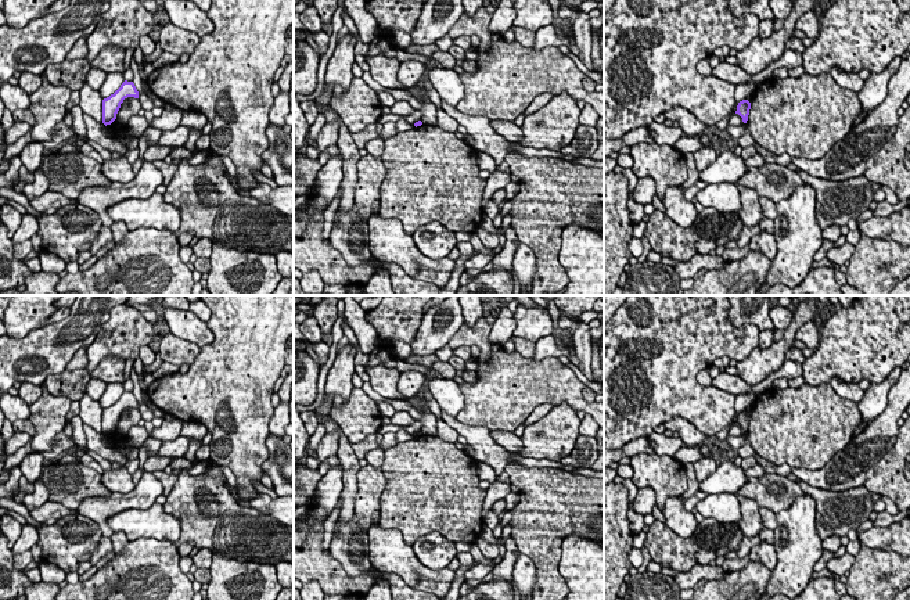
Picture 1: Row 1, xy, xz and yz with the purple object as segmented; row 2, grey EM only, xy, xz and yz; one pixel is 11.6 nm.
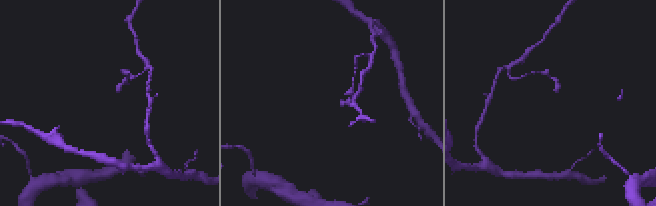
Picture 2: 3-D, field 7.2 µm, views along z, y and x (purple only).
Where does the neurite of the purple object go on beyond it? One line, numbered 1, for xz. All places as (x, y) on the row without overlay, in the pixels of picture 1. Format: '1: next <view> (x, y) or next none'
1: next none

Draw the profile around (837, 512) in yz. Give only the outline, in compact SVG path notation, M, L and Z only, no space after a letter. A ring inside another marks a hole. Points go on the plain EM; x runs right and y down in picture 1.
M798 479L801 489L816 500L816 529L821 540L828 536L846 536L850 529L868 520L877 495L864 485L842 492L819 489Z

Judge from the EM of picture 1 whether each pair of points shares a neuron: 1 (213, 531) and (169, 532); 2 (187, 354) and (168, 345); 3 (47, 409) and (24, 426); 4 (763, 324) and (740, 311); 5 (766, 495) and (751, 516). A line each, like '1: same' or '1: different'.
1: different
2: same
3: different
4: same
5: different

